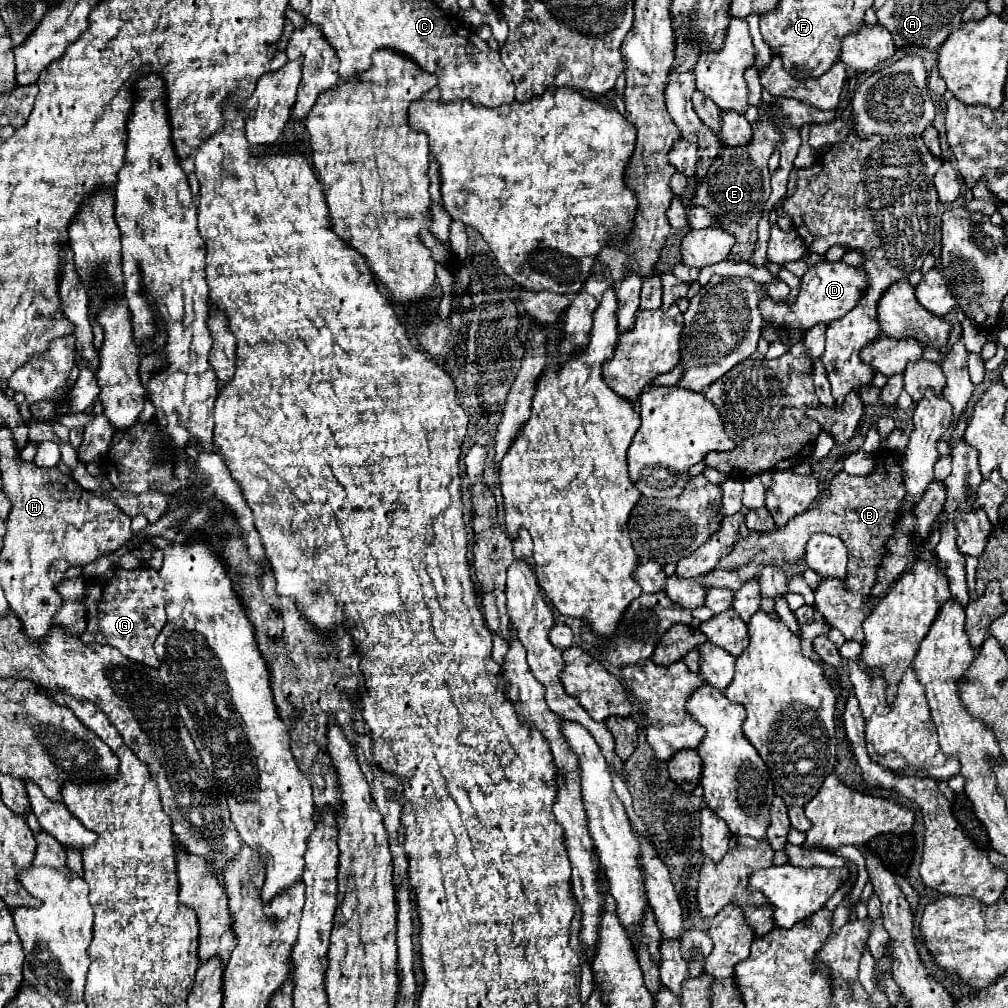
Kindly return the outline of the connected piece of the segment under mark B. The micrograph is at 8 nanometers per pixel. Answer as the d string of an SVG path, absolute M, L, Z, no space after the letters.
M891 451L877 453L877 467L867 477L849 475L845 471L833 477L829 487L829 497L819 503L819 507L809 509L807 513L793 517L787 527L777 529L775 533L751 533L747 539L737 541L733 553L719 561L715 573L707 573L707 577L699 577L699 581L711 589L721 587L729 591L739 591L739 587L751 579L759 579L759 571L765 565L795 565L805 557L805 545L813 533L829 533L843 539L849 551L849 575L847 587L853 593L871 593L875 587L877 569L881 565L885 553L885 541L891 537L899 523L899 505L905 497L903 489L903 473L897 463L897 457Z

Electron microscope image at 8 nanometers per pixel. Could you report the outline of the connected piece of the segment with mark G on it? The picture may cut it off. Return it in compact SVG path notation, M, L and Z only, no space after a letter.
M115 569L115 579L95 583L85 583L81 577L65 579L57 583L57 591L63 599L83 597L83 603L89 609L87 629L81 635L83 643L113 645L133 661L145 663L155 669L159 667L153 643L161 633L163 625L167 623L167 615L165 615L165 591L159 583L159 573L155 569L139 569L129 573Z

